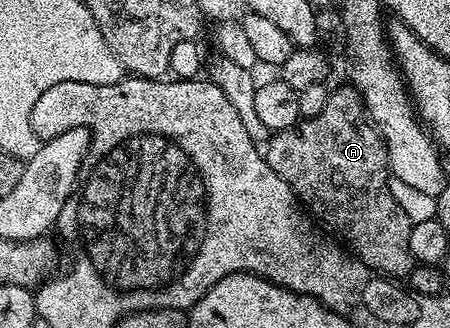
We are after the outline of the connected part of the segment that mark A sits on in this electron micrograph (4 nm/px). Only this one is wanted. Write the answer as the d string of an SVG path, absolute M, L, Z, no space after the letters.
M346 83L342 89L334 88L319 115L276 130L264 146L263 156L271 171L293 188L298 202L330 234L338 233L333 235L368 269L390 279L408 278L415 264L411 255L413 222L388 190L391 174L385 140L367 116L356 87Z

